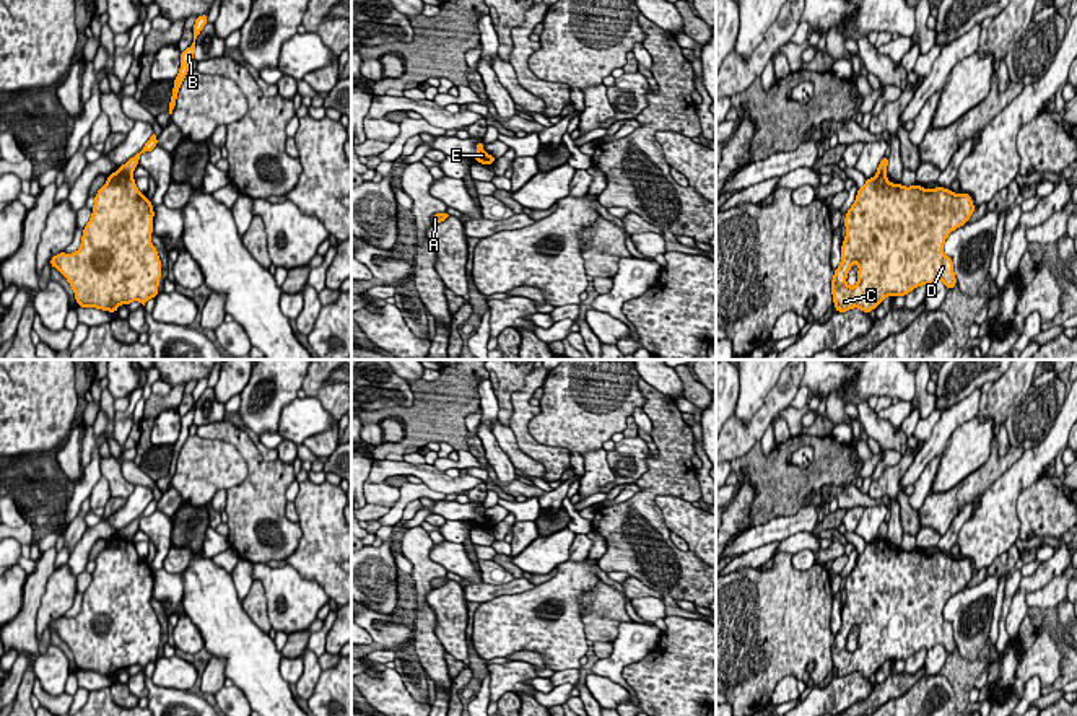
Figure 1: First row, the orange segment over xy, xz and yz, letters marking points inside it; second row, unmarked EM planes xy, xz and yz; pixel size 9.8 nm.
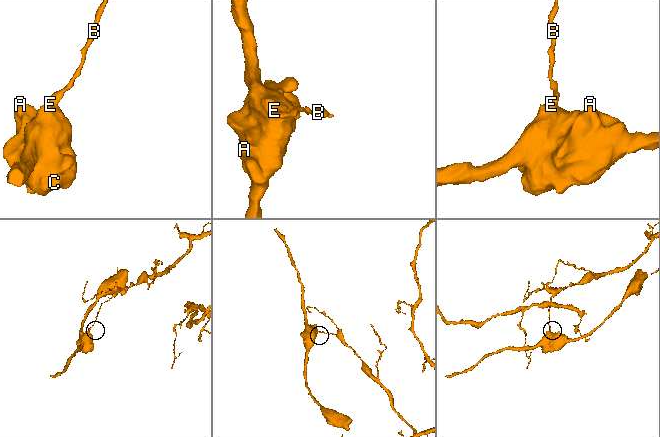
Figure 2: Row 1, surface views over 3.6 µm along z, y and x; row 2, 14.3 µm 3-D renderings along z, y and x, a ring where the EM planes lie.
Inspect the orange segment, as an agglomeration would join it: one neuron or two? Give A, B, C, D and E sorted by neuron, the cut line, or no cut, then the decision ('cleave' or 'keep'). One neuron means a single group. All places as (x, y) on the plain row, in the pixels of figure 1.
A C D E / B; cut in xy along (117, 534), (130, 541); cleave

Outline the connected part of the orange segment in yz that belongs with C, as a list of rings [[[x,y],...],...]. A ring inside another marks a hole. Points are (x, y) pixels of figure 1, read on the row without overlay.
[[[885,539],[866,544],[857,553],[856,565],[844,583],[846,602],[841,610],[841,628],[831,644],[831,659],[836,677],[859,672],[869,679],[887,661],[906,661],[921,649],[942,644],[948,654],[957,649],[953,625],[944,618],[947,600],[966,589],[975,570],[968,558],[953,558],[950,553],[927,555],[921,550],[905,552],[892,548]],[[852,628],[859,630],[857,648],[846,649]]]

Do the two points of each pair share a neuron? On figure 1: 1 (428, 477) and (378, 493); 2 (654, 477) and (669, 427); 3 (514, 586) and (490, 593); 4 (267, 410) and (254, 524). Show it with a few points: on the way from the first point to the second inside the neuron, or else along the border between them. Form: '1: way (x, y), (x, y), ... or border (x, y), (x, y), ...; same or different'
1: border (368, 477), (373, 482), (386, 479); different
2: way (667, 464), (669, 440); same
3: way (508, 588), (497, 589); same
4: border (238, 425), (248, 433); different

